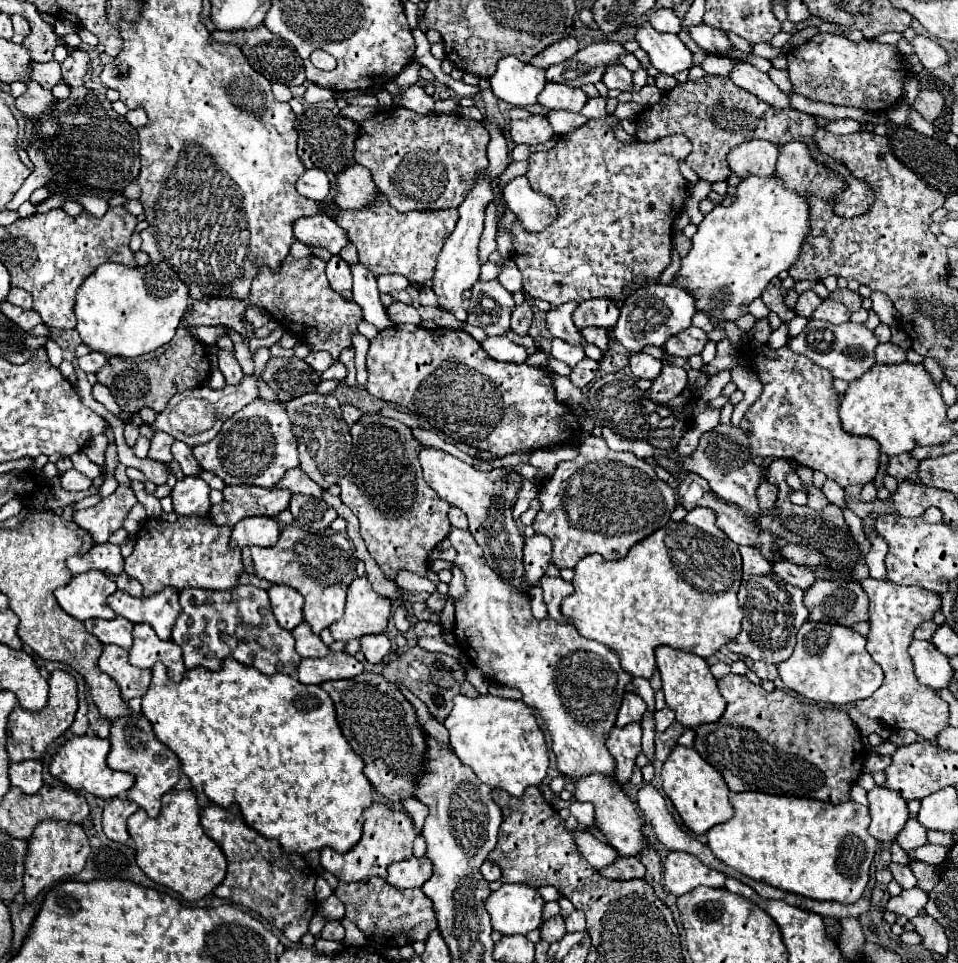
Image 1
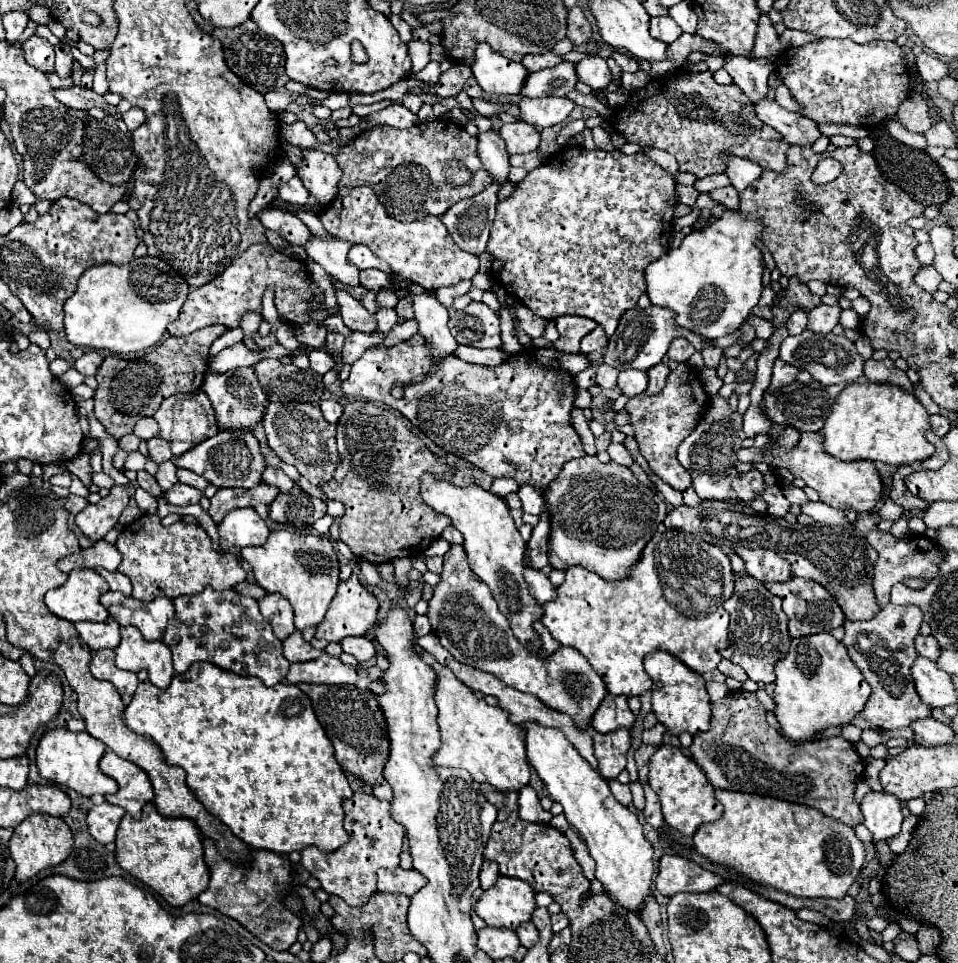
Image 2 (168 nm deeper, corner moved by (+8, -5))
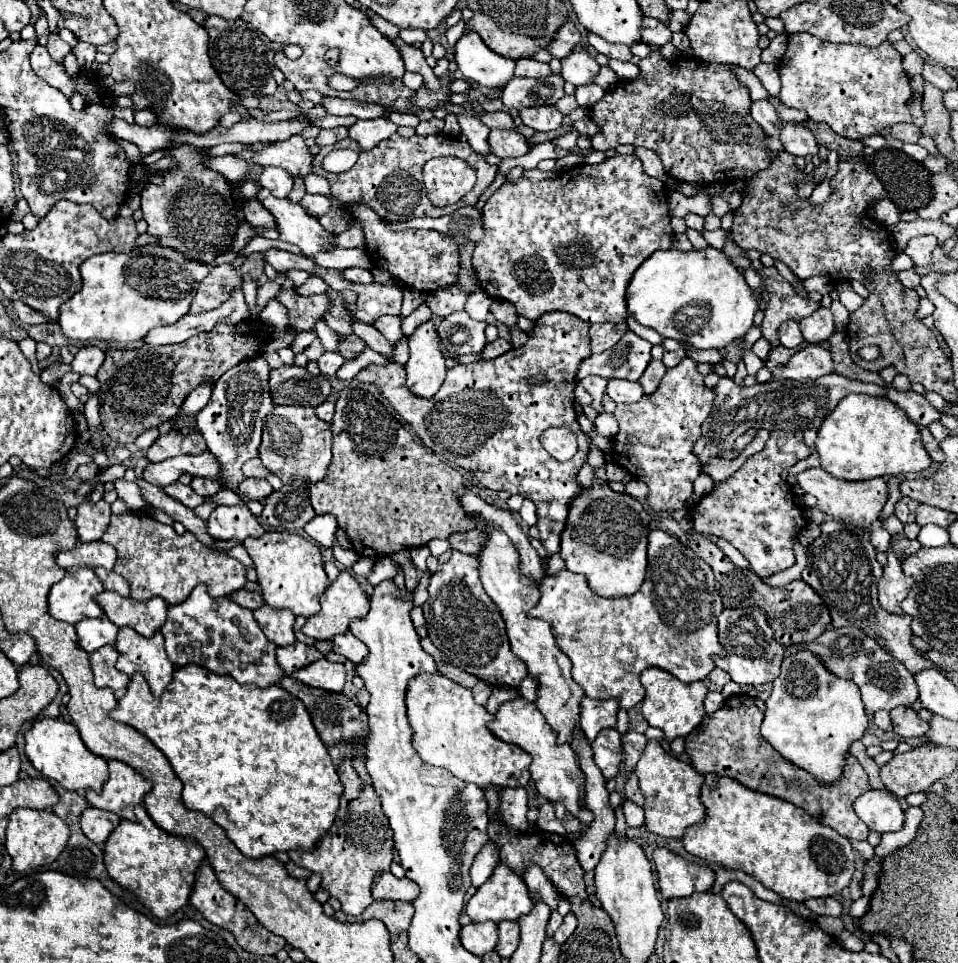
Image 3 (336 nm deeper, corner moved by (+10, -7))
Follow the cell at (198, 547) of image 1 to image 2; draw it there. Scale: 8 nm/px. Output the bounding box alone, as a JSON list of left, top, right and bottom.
[114,514,246,602]

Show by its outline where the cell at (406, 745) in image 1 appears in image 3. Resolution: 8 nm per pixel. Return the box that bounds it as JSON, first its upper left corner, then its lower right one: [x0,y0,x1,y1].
[280,676,370,746]

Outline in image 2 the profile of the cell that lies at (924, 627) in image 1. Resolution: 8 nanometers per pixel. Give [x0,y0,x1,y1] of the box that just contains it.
[916,636,940,660]

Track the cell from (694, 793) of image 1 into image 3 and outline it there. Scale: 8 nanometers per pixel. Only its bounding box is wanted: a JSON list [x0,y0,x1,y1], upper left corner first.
[636,740,706,838]

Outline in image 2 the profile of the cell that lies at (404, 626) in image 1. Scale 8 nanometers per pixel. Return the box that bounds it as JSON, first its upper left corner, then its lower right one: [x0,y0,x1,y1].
[434,662,530,792]

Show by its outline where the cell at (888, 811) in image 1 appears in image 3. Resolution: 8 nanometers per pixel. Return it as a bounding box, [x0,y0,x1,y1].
[854,790,904,832]

